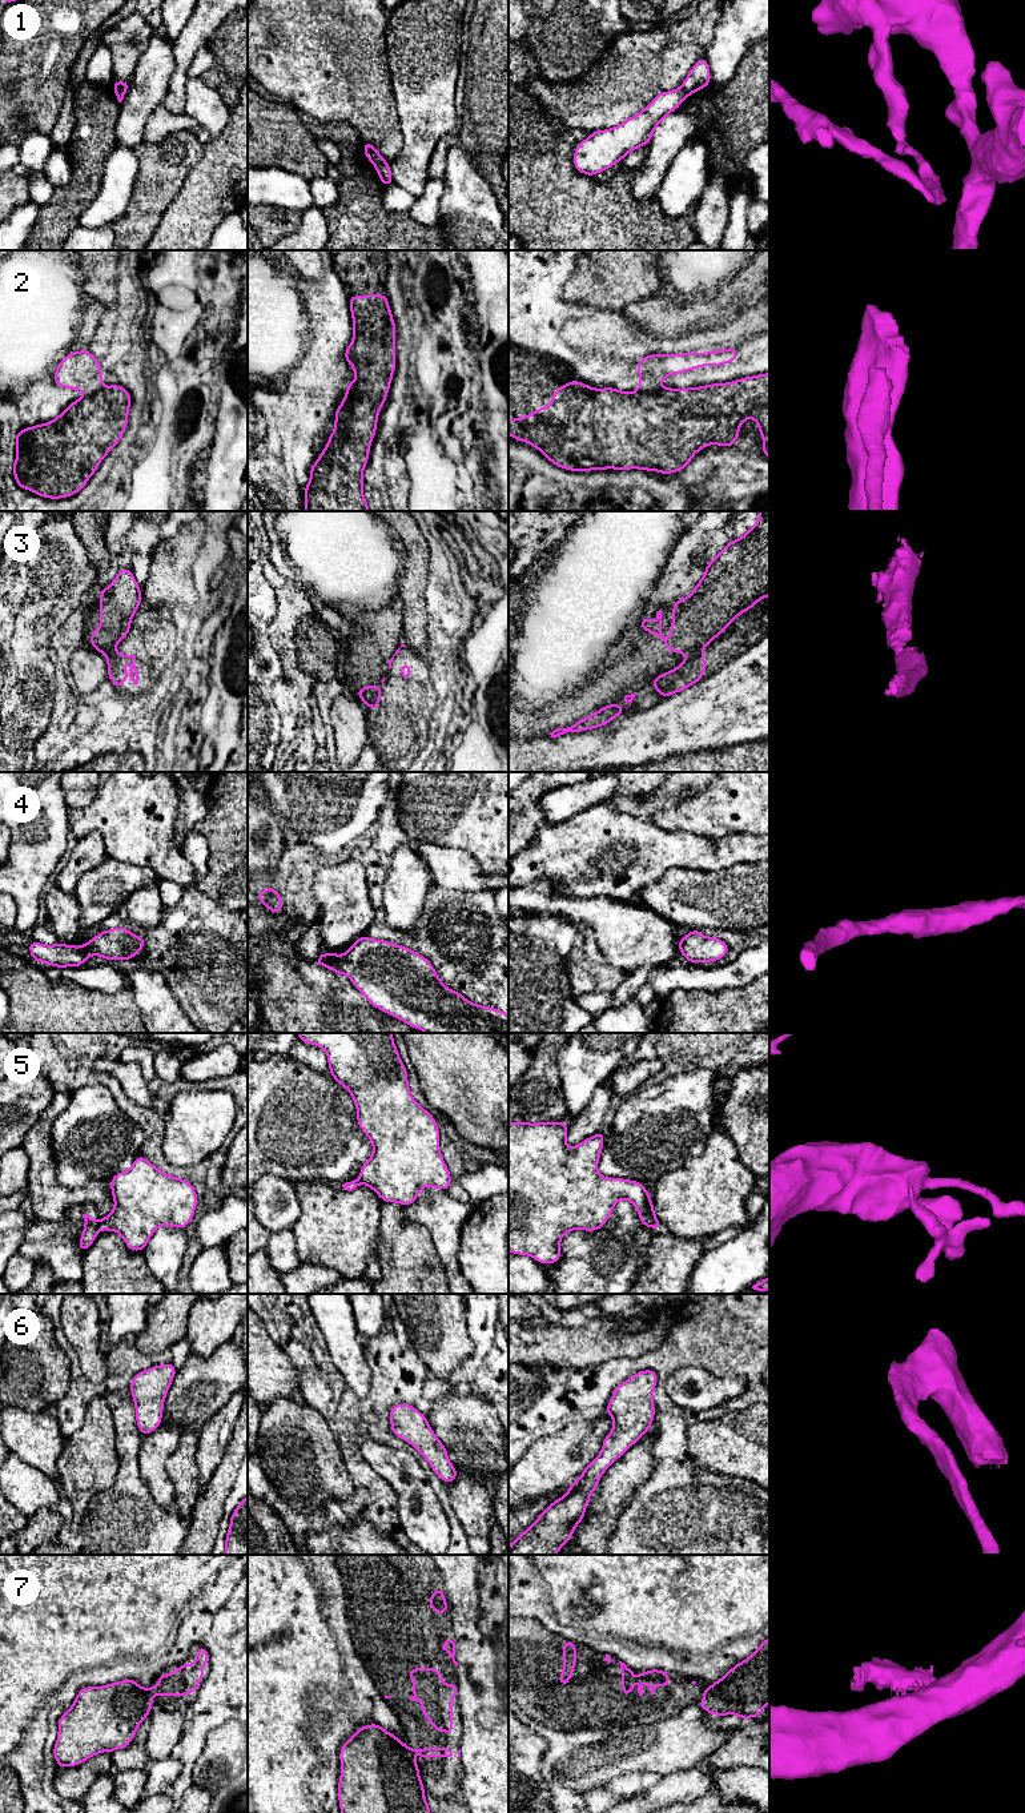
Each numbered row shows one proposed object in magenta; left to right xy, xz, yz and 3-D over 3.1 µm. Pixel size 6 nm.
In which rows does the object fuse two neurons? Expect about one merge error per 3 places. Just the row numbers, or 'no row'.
1, 2, 3, 5, 7

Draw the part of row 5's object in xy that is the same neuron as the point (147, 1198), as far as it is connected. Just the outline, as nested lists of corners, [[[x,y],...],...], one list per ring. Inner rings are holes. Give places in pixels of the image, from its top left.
[[[141,1154],[128,1171],[117,1173],[109,1181],[114,1209],[100,1221],[100,1230],[118,1233],[132,1251],[144,1251],[153,1233],[161,1226],[185,1229],[194,1217],[198,1197],[194,1186],[182,1178],[158,1170]]]

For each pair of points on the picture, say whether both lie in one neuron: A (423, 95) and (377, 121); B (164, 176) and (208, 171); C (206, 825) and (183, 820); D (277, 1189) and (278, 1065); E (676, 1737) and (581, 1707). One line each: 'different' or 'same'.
A: different
B: different
C: different
D: different
E: different

